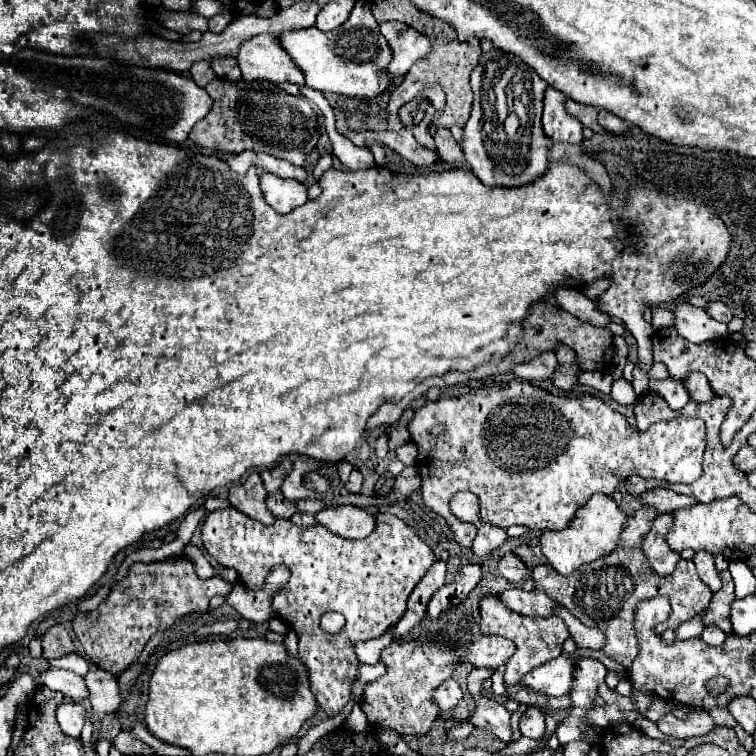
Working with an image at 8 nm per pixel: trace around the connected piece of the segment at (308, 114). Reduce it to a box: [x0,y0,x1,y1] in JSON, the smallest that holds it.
[190,82,318,166]

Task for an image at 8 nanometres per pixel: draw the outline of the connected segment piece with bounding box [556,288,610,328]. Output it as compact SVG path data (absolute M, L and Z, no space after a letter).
M558 288L558 290L556 290L556 300L558 300L558 304L560 304L566 312L574 314L574 316L580 318L582 322L588 322L588 324L600 326L600 328L606 328L608 322L610 322L608 314L600 312L600 310L594 306L594 302L592 302L588 296L584 296L580 290Z

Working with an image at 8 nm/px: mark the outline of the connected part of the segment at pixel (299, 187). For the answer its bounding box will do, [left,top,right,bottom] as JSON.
[260,174,308,214]

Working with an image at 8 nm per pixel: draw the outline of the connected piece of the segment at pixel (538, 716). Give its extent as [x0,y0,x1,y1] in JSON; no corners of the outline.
[520,706,546,740]

